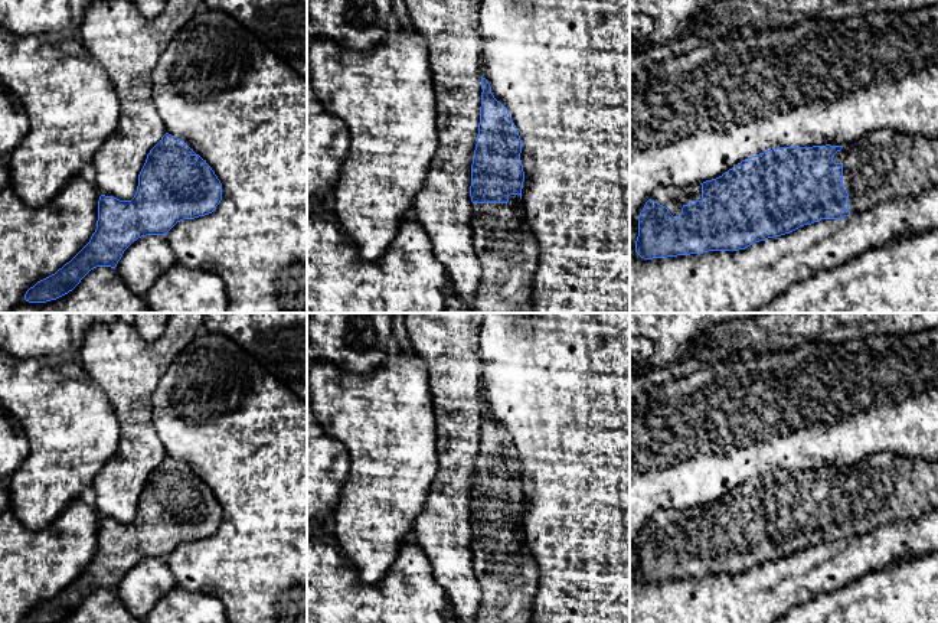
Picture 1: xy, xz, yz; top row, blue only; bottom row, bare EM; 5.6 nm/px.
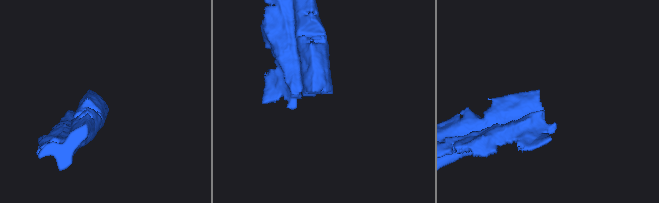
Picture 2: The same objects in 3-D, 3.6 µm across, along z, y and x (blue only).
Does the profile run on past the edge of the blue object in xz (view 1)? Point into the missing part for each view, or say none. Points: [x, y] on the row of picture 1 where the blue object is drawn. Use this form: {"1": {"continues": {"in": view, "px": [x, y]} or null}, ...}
{"1": {"continues": {"in": "xz", "px": [507, 250]}}}

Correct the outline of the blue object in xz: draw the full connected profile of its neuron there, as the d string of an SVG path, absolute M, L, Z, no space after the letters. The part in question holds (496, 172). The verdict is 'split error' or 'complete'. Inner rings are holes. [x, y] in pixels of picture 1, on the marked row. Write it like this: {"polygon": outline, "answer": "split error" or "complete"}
{"polygon": "M483 76L481 89L470 186L473 241L481 264L480 287L474 300L464 304L448 286L444 313L533 313L532 293L539 245L520 200L524 182L522 140L509 110L494 98L488 81Z", "answer": "split error"}

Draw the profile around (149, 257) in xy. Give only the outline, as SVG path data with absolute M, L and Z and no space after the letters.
M147 235L124 251L115 270L133 293L144 297L156 280L174 264L177 258L166 235Z

